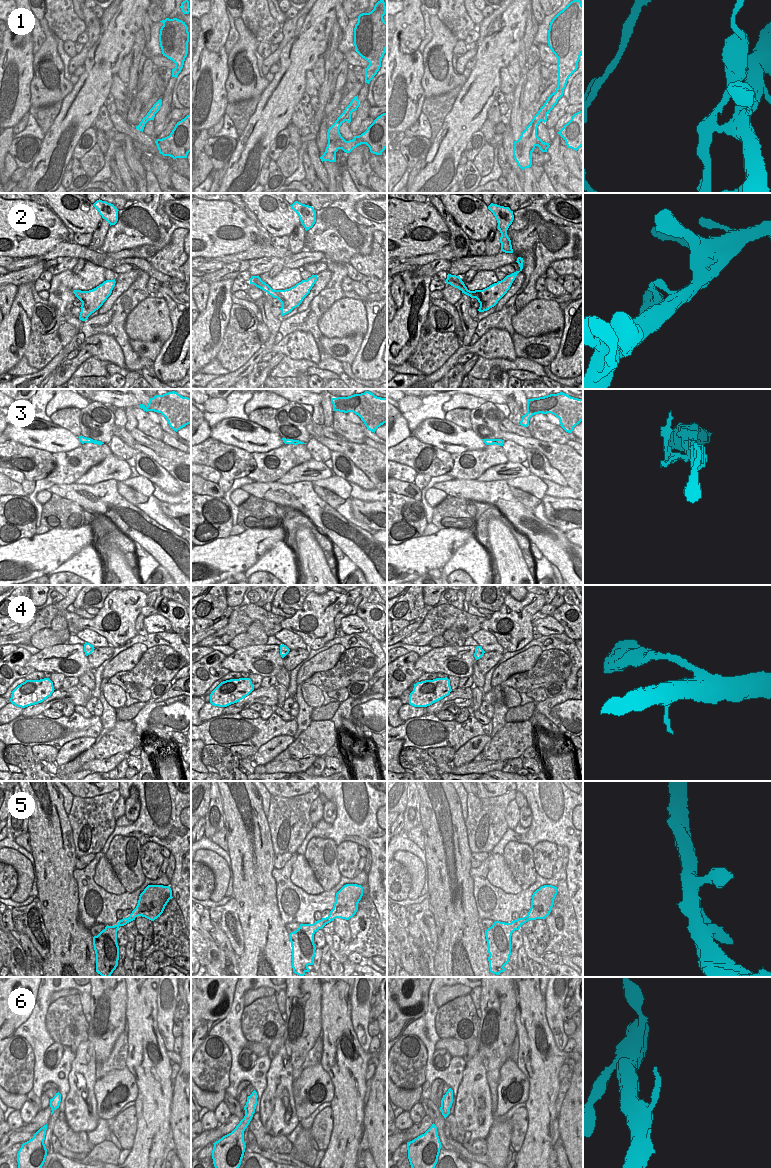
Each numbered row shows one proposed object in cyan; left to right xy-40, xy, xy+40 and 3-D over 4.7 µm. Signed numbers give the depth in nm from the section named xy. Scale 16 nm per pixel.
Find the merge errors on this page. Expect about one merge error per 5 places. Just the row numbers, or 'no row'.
1

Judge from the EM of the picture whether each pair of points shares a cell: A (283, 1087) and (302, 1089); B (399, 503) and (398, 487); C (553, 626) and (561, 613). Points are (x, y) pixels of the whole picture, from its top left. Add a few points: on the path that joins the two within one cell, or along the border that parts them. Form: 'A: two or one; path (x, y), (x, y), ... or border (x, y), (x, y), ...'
A: two; border (292, 1081), (292, 1094), (296, 1111)
B: two; border (397, 493), (420, 501)
C: two; border (551, 615), (563, 627), (564, 632)

